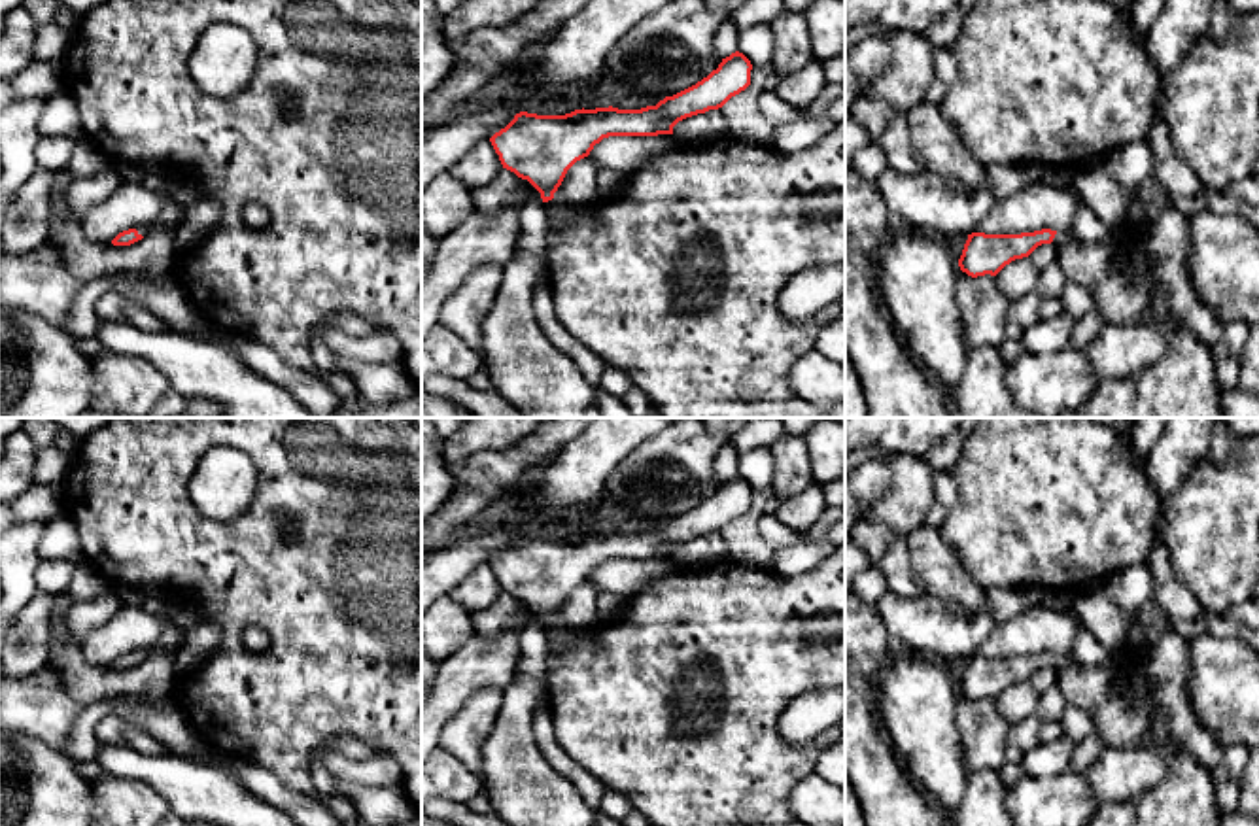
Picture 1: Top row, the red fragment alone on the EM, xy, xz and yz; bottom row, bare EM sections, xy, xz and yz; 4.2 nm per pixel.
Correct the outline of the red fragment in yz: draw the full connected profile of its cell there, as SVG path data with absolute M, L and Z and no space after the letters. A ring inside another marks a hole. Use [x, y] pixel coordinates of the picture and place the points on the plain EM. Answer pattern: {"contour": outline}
{"contour": "M1042 652L1021 658L985 658L972 656L964 667L958 690L972 701L996 699L1006 688L1015 682L1028 680L1042 667L1061 671L1068 665L1068 654Z"}

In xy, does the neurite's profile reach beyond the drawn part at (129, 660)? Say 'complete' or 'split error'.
split error

